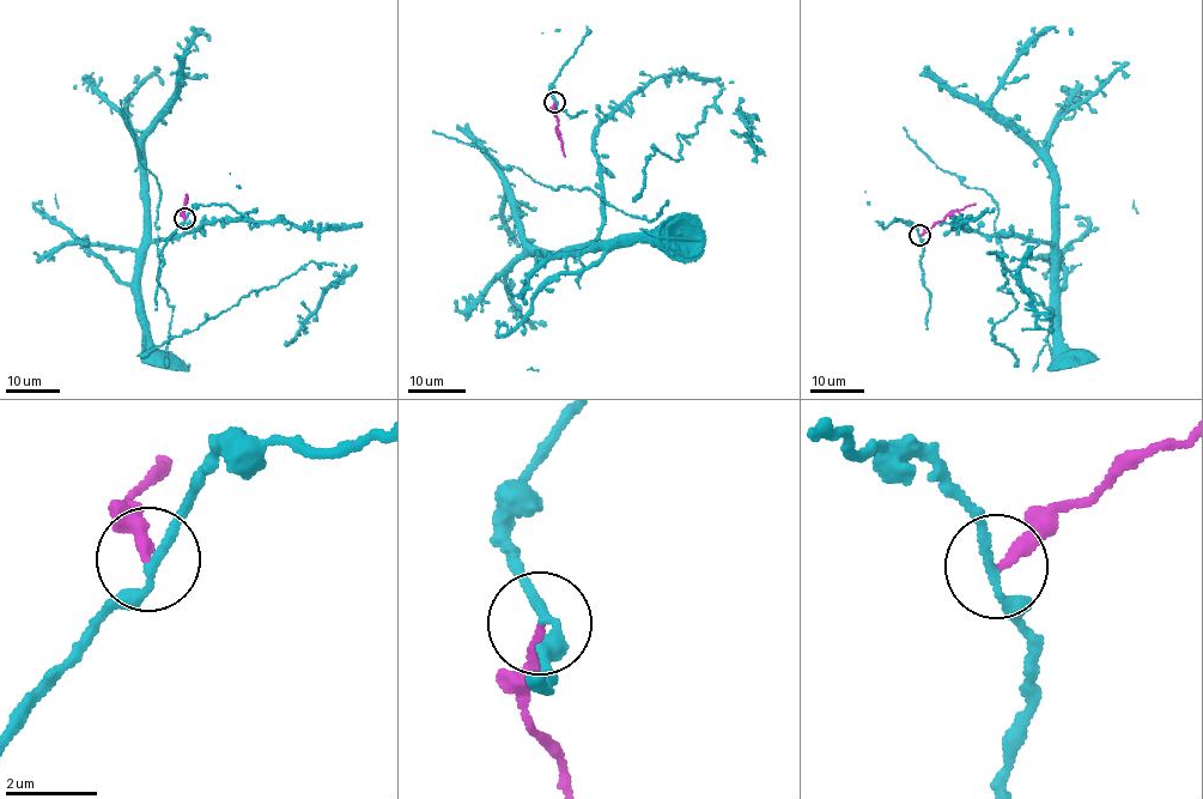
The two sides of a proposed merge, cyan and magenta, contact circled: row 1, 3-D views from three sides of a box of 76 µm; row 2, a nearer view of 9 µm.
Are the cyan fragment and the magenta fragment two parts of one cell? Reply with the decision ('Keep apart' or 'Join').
Keep apart

